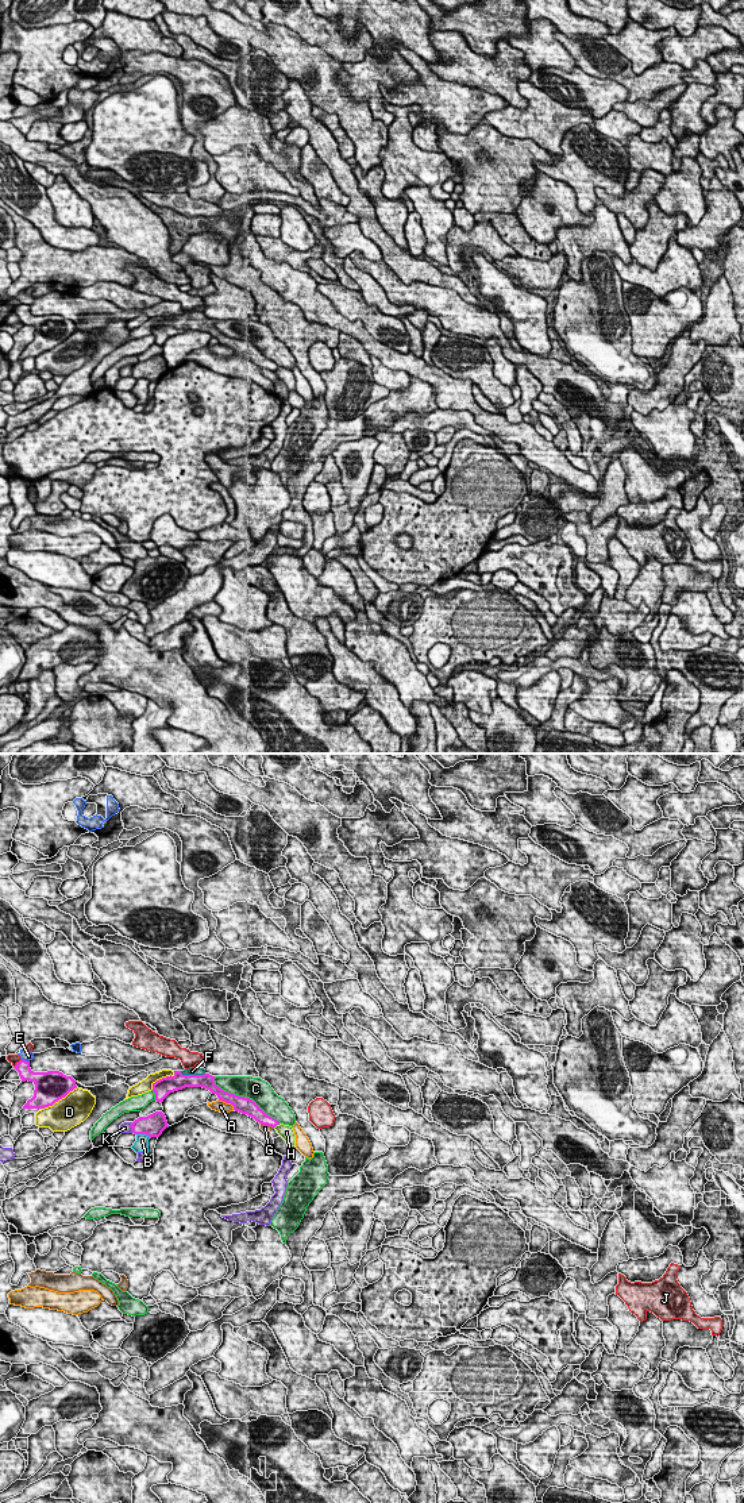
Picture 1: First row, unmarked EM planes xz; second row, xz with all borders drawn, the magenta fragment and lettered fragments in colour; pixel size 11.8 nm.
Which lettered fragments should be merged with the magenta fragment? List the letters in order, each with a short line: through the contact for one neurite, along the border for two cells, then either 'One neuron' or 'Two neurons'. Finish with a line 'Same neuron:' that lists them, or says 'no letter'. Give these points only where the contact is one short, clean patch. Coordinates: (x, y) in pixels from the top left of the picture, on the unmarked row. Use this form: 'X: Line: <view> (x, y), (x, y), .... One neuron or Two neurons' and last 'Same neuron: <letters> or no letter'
A: Two neurons
B: Line: xz (137, 377), (145, 377), (150, 381). Two neurons
C: Two neurons
D: Two neurons
E: Line: xz (22, 303), (29, 305). Two neurons
F: Line: xz (173, 327), (192, 319), (192, 315). One neuron
G: Two neurons
H: Two neurons
J: Two neurons
K: Two neurons
Same neuron: F

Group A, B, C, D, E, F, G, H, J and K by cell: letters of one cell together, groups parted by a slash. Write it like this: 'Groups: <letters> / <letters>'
Groups: A / B K / C / D / E / F / G / H / J

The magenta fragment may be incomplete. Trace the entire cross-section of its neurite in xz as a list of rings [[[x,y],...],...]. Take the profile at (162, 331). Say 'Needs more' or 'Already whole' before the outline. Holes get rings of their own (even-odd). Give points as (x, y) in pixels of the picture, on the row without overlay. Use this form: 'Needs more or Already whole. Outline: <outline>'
Needs more. Outline: [[[189,312],[184,315],[174,315],[174,319],[162,321],[153,327],[153,335],[155,336],[155,344],[163,346],[163,343],[174,335],[185,331],[203,331],[216,338],[219,344],[231,347],[235,355],[247,358],[262,369],[275,371],[280,366],[267,359],[253,343],[230,338],[215,328],[215,320],[205,316],[204,312]]]

